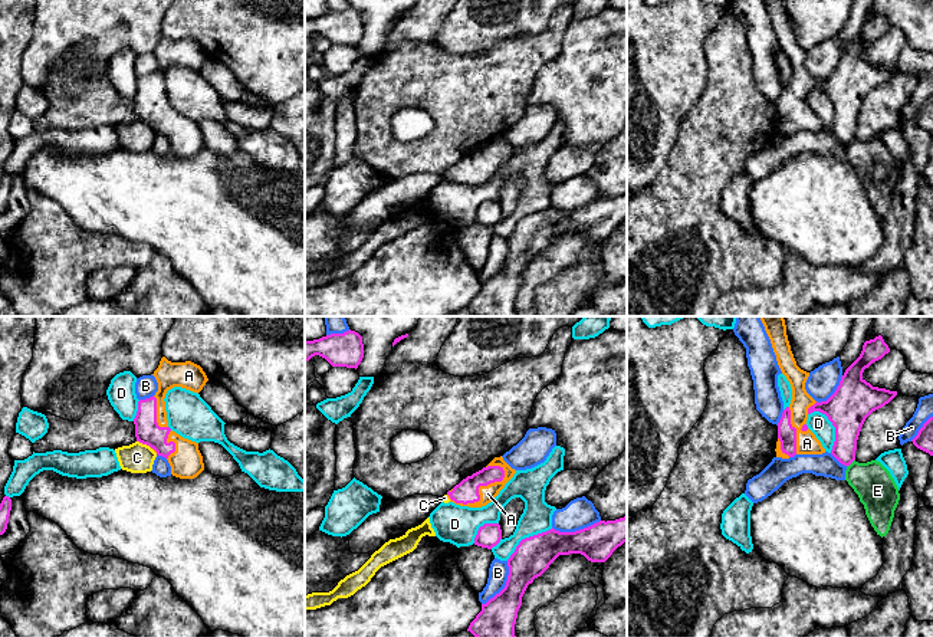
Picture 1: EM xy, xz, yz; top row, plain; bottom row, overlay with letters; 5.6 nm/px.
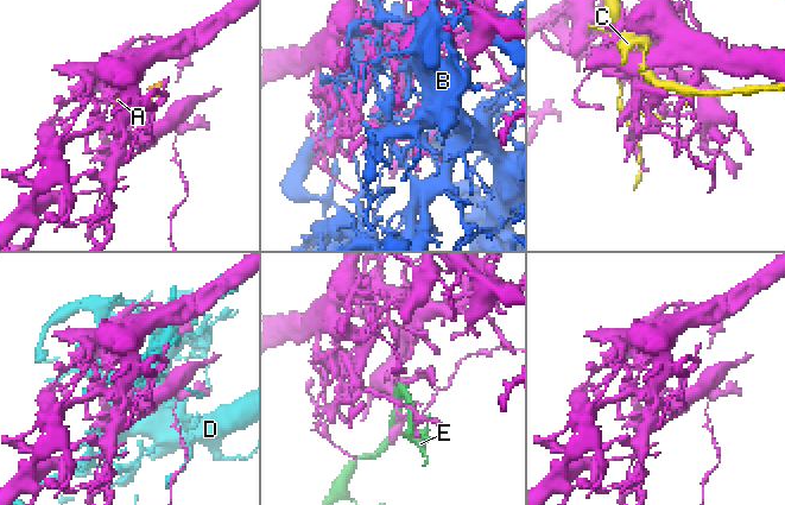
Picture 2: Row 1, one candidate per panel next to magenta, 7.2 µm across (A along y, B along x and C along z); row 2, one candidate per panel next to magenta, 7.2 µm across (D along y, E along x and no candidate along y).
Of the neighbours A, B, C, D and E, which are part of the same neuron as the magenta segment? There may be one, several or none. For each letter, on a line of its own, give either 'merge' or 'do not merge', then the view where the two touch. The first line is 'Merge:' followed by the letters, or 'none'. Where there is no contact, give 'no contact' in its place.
Merge: A
A: merge; contact in xz
B: do not merge; contact in xz
C: do not merge; contact in xy
D: do not merge; contact in yz
E: do not merge; contact in yz

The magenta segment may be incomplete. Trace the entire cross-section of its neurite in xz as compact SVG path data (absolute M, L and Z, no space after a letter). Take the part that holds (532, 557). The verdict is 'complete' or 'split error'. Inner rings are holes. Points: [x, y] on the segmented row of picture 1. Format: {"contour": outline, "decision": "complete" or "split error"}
{"contour": "M627 516L599 521L575 532L559 532L552 528L522 539L507 559L509 575L505 588L482 604L482 611L467 631L474 637L516 637L515 624L528 585L559 555L581 554L591 562L605 562L624 542Z", "decision": "complete"}

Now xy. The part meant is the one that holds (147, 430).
{"contour": "M165 357L161 358L152 375L158 382L158 391L152 397L138 401L134 418L137 441L165 457L173 476L194 479L204 470L198 443L181 437L168 427L164 398L167 391L174 387L198 394L208 378L200 365L191 361L171 362Z", "decision": "split error"}

